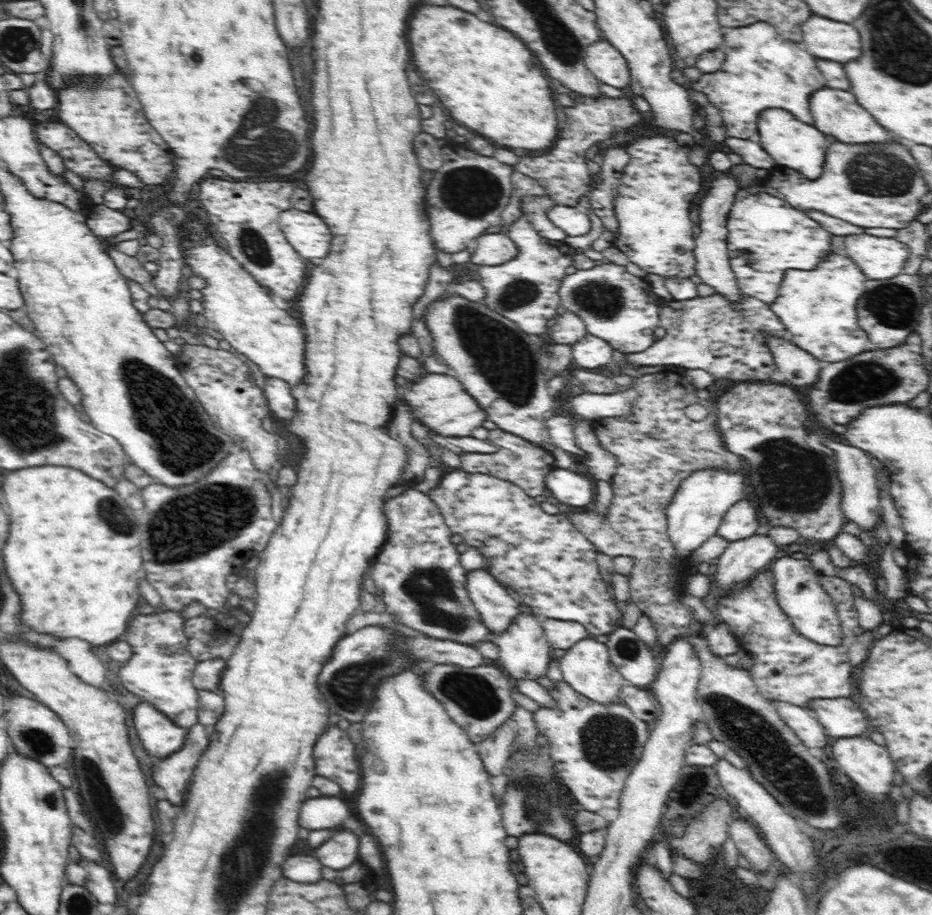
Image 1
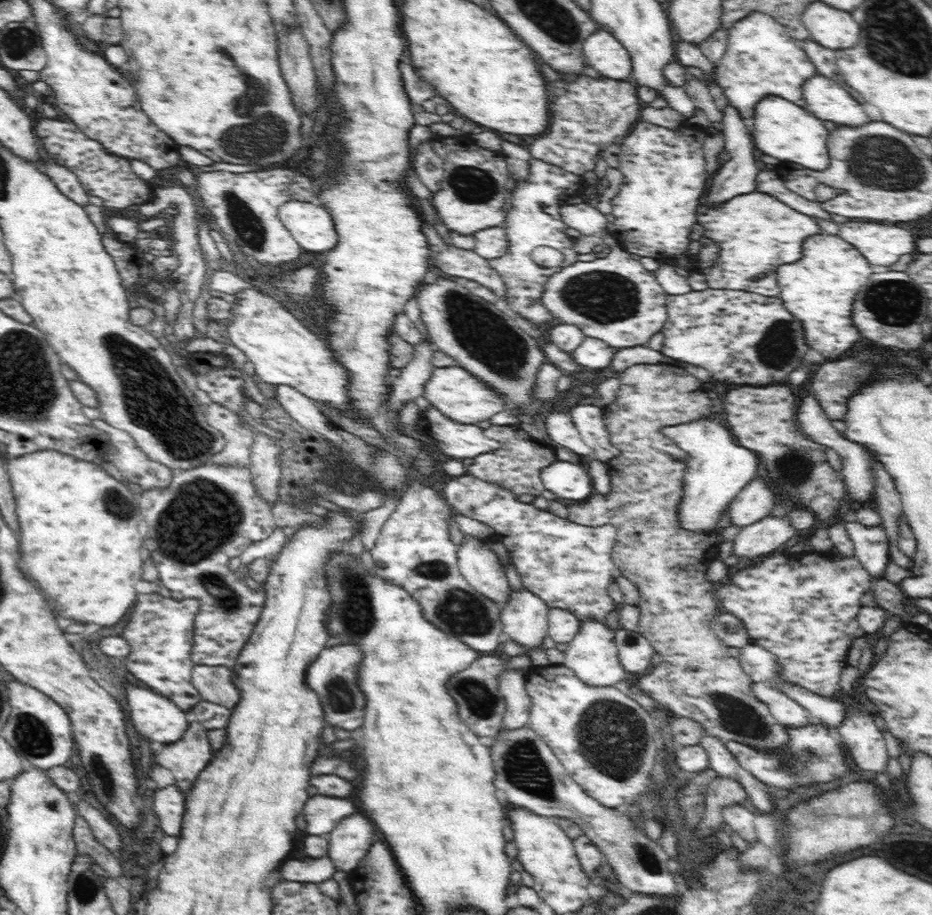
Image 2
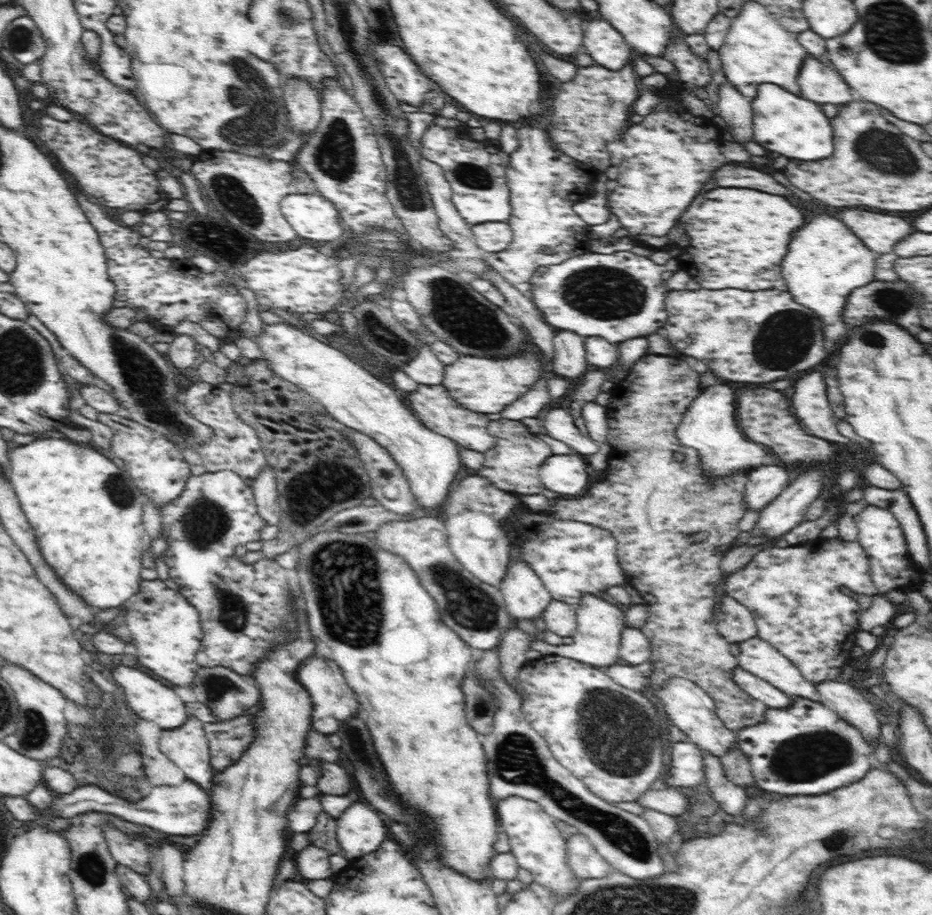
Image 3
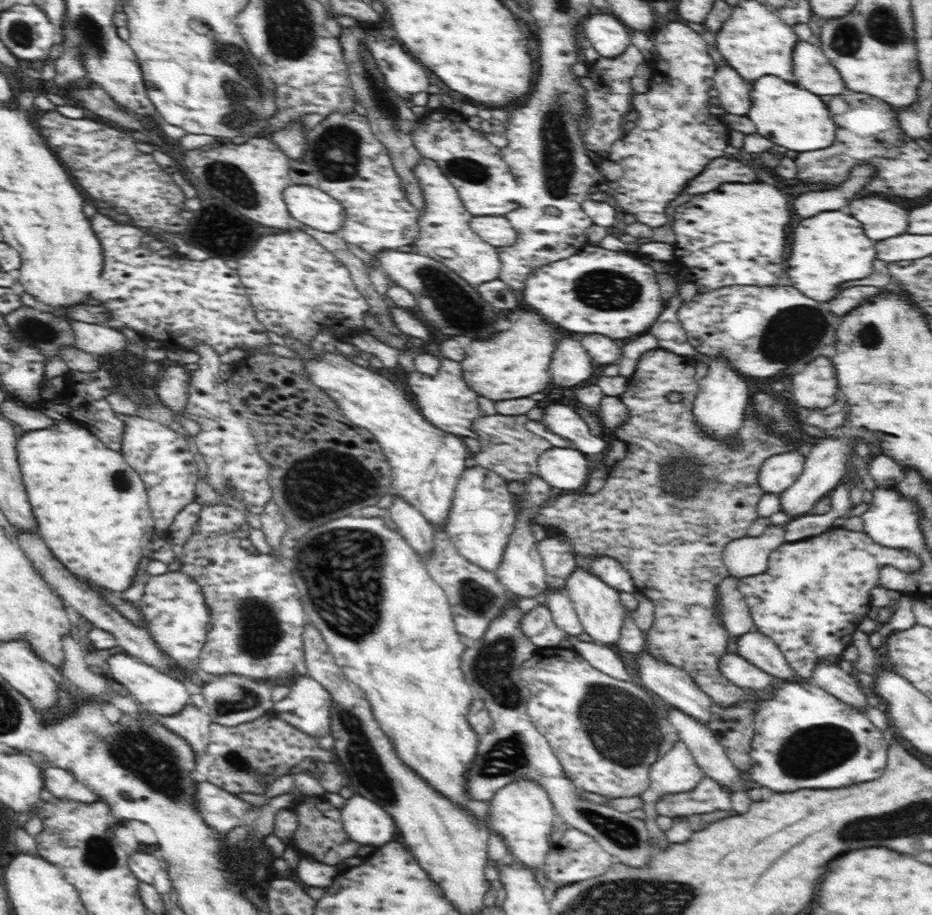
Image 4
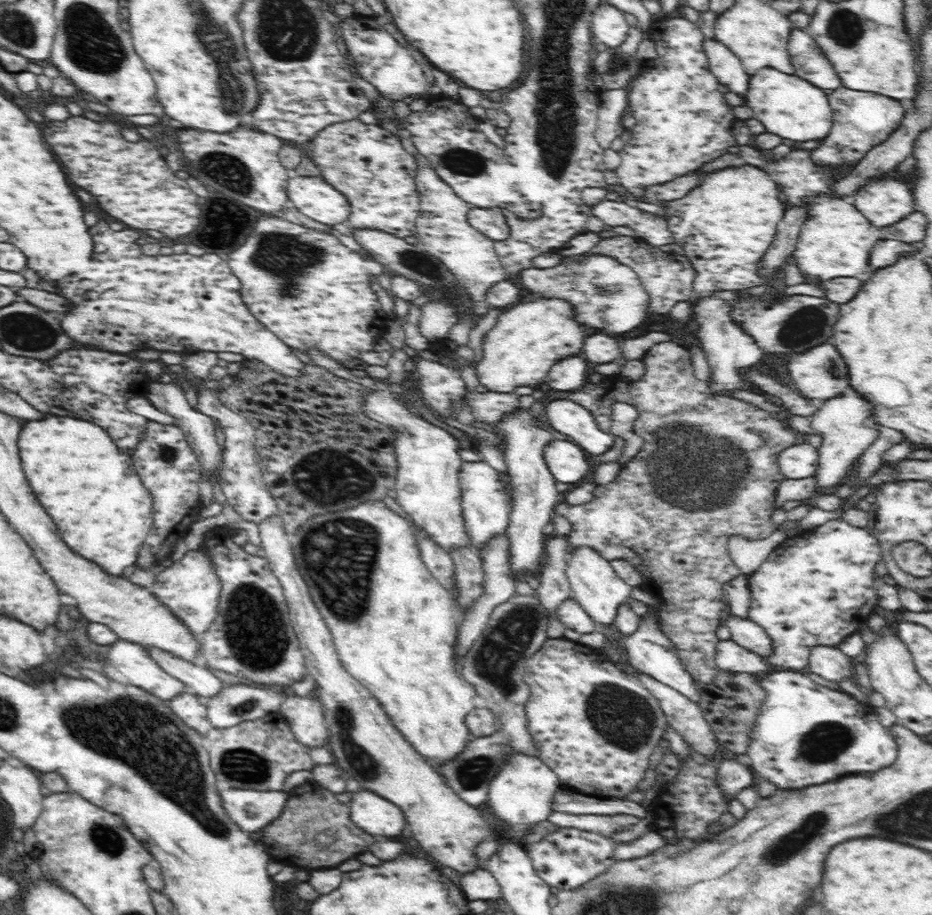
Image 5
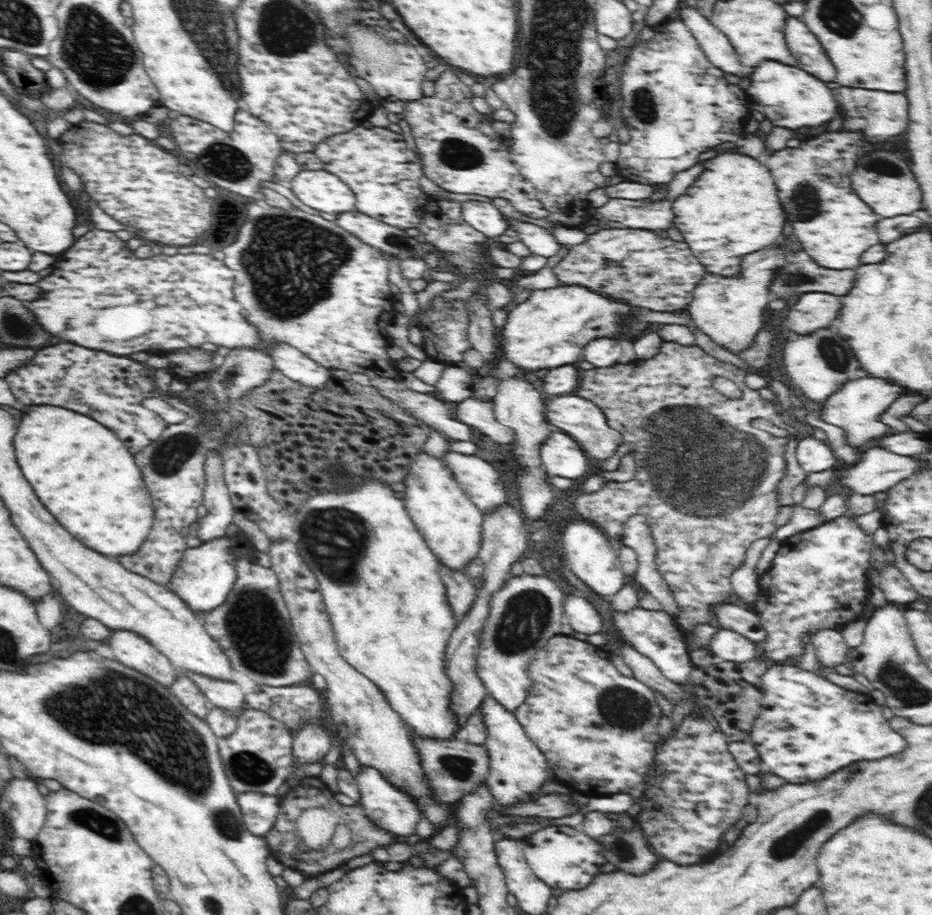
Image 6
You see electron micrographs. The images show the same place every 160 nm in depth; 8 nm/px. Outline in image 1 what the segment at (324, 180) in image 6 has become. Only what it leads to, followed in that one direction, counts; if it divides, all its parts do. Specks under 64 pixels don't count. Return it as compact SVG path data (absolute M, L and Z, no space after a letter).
M286 210L280 214L279 223L284 236L302 258L328 256L332 242L330 227L314 211Z

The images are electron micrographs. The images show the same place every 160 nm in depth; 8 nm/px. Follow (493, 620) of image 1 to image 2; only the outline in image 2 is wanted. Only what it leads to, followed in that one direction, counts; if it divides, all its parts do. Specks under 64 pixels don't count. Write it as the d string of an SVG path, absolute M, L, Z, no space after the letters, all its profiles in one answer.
M464 535L463 542L457 546L457 563L462 576L480 596L498 603L498 607L509 599L512 589L506 570L486 541Z

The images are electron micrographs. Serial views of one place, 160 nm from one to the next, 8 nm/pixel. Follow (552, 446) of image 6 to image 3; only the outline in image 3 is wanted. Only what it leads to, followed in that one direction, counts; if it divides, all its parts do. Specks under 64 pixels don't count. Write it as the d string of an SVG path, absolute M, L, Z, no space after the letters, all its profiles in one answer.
M552 454L541 464L540 478L546 488L561 496L581 497L592 483L589 465L576 455Z

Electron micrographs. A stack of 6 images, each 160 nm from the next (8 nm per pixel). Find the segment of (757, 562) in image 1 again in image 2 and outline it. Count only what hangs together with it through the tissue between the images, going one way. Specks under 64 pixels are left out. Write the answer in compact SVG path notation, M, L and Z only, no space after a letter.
M770 513L768 516L762 518L762 520L740 529L740 532L732 539L732 555L736 555L739 558L738 562L741 562L741 558L744 558L744 560L753 560L754 562L758 558L762 559L772 552L782 551L794 539L796 539L796 529L790 523L790 517L788 515L773 516Z

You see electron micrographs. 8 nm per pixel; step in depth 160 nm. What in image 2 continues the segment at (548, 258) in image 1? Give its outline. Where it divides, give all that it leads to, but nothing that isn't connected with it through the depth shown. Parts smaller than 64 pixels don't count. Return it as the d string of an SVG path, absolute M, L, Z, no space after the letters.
M530 160L530 174L526 182L516 183L510 198L510 210L503 223L509 247L505 255L500 258L489 259L490 266L500 274L501 280L506 286L506 296L499 301L501 307L514 316L523 320L530 320L529 324L542 324L544 328L554 323L554 318L549 310L542 304L542 293L546 290L546 282L552 274L558 274L560 267L542 267L532 261L532 251L538 246L551 246L564 255L564 266L574 264L578 258L578 252L574 250L575 239L566 235L569 226L562 221L558 198L560 196L580 196L581 189L585 187L580 176L567 172L560 166L547 164L542 160Z

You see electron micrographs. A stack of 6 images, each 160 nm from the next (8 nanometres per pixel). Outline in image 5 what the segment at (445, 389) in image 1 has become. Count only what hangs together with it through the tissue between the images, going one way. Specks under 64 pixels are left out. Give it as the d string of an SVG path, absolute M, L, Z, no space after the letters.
M531 298L531 302L518 302L504 310L494 327L485 334L483 356L475 364L479 384L486 386L489 391L500 393L512 393L516 386L531 386L534 389L544 387L544 377L552 365L562 358L581 355L584 341L594 332L597 331L588 330L574 319L574 309L568 301L558 298Z

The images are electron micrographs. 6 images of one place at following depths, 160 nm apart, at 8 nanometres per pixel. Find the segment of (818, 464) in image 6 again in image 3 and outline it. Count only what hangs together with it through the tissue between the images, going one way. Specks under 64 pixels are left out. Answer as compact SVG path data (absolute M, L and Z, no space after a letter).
M784 464L757 466L748 472L744 501L746 510L761 511L768 506L788 485L788 468Z

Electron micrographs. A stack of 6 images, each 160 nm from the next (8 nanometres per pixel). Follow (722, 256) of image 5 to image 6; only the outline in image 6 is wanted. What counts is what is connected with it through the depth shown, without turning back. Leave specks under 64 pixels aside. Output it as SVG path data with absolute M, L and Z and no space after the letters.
M718 154L714 156L714 160L710 158L704 162L704 172L686 190L686 194L677 196L673 200L673 225L681 232L694 256L704 265L706 273L714 273L722 278L738 278L741 271L741 258L745 254L762 250L774 244L778 236L782 236L786 218L776 192L778 190L774 186L772 174L768 172L766 166L754 164L746 156Z

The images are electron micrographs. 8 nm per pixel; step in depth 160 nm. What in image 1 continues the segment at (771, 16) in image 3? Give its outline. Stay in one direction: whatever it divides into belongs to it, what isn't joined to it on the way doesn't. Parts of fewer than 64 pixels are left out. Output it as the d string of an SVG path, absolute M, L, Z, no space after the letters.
M769 22L726 28L722 48L726 52L722 68L712 74L702 73L698 82L686 86L706 94L709 102L720 108L728 136L759 143L756 124L764 108L784 108L800 122L813 124L809 98L815 90L826 87L826 79L808 50L800 48L796 42L784 40Z

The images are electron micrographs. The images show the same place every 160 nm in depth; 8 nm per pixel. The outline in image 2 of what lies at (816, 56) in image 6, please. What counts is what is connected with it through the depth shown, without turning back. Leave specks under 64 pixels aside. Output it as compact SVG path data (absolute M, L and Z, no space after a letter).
M817 72L802 88L805 109L828 126L858 126L871 121L862 107L863 104L858 103L834 79L830 80Z

